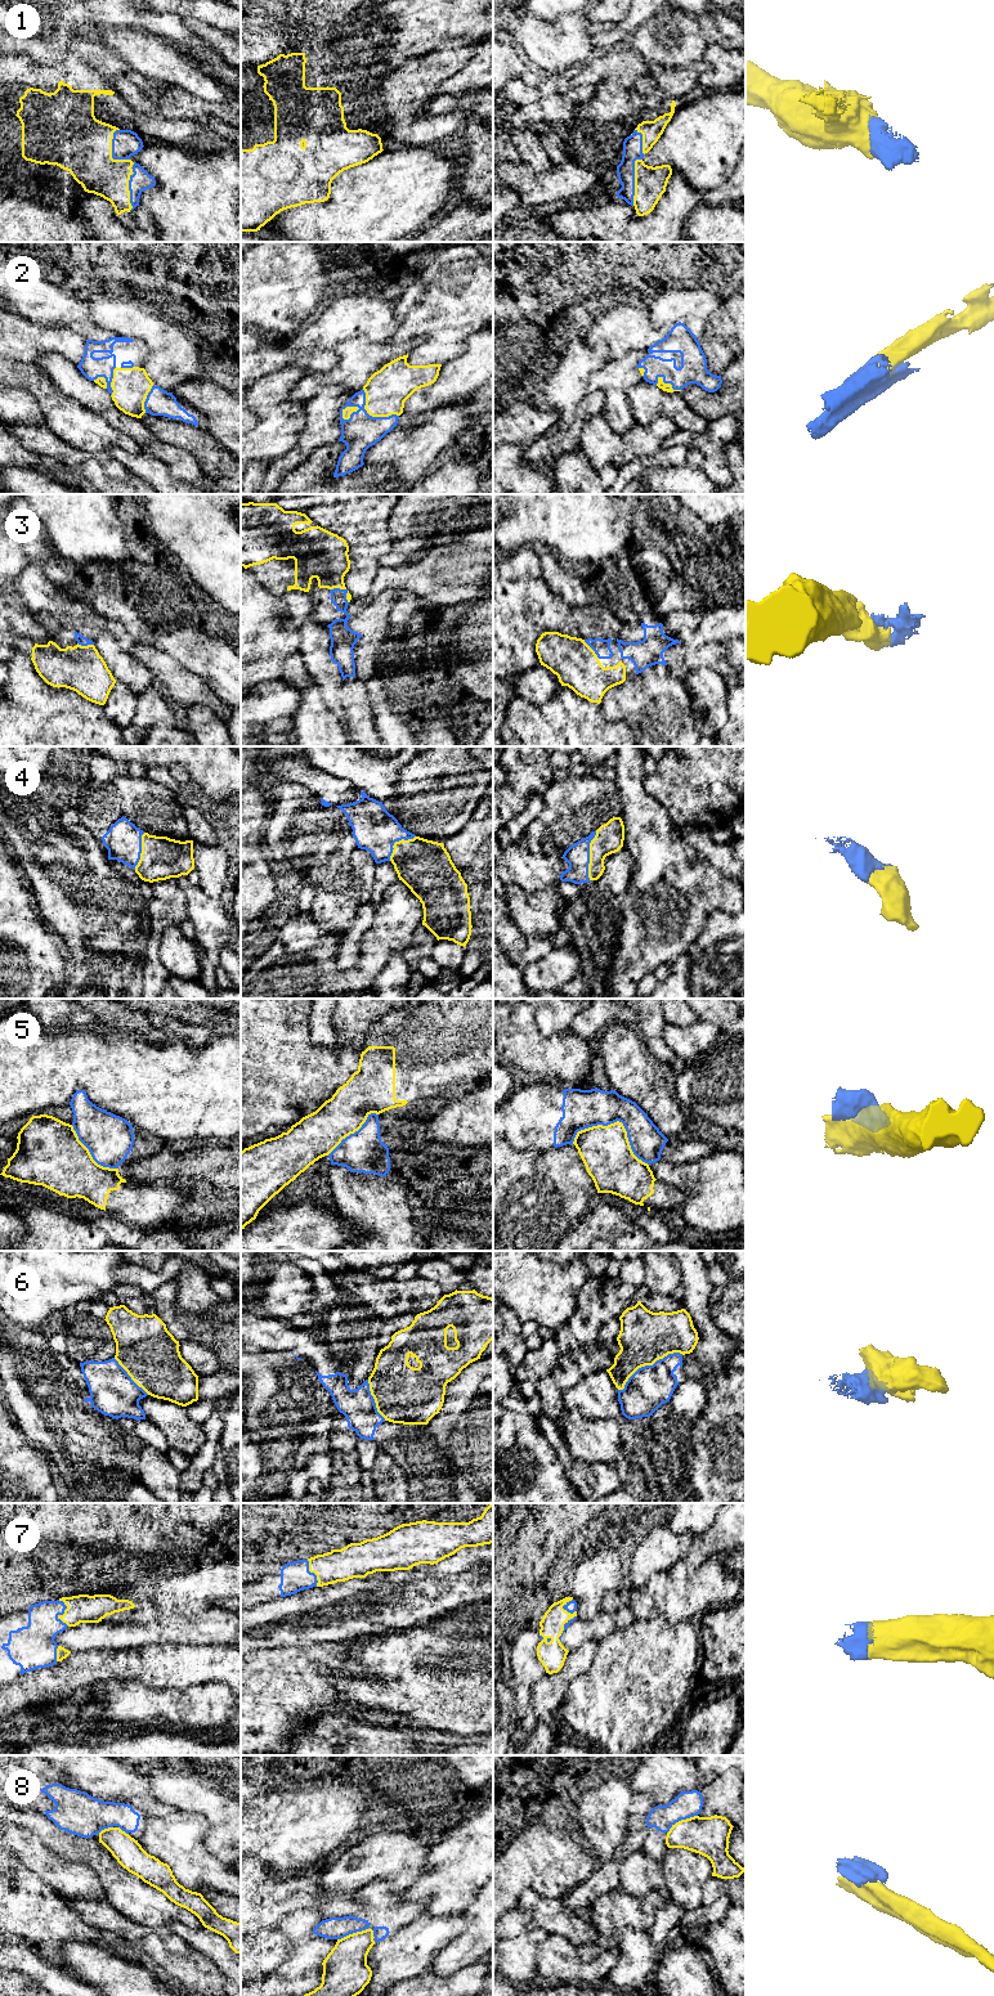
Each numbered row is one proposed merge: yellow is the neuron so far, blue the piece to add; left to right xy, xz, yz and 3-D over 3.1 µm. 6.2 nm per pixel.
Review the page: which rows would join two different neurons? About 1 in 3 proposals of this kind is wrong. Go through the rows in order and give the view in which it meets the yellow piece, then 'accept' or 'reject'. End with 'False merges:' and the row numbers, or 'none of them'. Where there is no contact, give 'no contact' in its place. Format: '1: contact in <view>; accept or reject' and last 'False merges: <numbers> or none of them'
1: contact in yz; accept
2: contact in xz; accept
3: contact in xz; accept
4: contact in yz; accept
5: contact in yz; reject
6: contact in yz; reject
7: contact in xy; accept
8: contact in yz; reject
False merges: 5, 6, 8

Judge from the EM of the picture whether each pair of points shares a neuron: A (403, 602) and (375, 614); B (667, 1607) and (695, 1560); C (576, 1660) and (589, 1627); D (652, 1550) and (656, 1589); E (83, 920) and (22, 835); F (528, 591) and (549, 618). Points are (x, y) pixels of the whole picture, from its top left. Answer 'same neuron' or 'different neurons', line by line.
A: different neurons
B: different neurons
C: different neurons
D: different neurons
E: same neuron
F: same neuron

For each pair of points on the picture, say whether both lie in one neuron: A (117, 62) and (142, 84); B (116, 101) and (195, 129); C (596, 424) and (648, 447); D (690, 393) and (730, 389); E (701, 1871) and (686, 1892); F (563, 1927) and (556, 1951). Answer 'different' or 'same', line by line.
A: same
B: same
C: same
D: same
E: same
F: different

